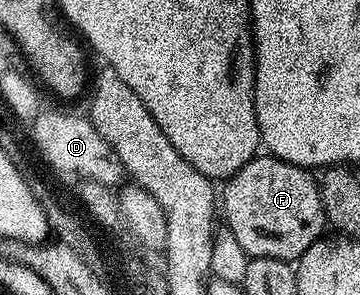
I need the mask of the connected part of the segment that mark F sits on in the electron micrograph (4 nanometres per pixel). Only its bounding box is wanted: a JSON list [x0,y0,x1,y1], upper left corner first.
[221,156,325,260]

